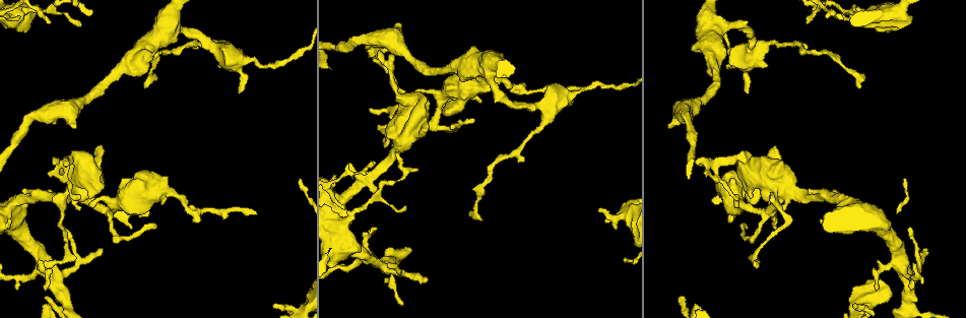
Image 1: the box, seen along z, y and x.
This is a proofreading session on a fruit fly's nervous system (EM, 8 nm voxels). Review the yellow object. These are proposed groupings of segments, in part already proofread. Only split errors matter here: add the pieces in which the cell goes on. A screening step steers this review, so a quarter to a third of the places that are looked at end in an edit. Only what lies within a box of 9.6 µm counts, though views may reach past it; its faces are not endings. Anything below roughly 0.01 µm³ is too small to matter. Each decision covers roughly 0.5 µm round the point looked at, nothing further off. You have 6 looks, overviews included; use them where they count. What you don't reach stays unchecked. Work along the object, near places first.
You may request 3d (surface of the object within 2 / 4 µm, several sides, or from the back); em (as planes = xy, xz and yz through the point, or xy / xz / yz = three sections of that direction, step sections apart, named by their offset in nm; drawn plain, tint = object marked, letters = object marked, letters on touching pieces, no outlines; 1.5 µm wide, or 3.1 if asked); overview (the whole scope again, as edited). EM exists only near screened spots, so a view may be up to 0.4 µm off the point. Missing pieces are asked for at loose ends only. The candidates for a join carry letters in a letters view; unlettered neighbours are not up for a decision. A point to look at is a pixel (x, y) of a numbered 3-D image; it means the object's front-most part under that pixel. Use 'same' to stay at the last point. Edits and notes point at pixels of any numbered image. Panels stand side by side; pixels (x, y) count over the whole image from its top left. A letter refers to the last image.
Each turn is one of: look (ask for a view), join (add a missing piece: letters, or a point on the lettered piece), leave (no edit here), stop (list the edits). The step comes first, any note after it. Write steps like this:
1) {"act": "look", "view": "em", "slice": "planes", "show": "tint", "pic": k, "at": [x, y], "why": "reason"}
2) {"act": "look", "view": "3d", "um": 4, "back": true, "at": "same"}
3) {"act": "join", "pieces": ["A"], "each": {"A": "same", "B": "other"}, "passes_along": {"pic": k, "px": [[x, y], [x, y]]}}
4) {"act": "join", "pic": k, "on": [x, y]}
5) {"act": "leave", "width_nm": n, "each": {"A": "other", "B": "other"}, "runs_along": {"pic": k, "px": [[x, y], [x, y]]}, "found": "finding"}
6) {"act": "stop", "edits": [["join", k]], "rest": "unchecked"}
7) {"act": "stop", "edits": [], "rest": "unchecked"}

{"act": "look", "view": "em", "um": 3.1, "slice": "planes", "show": "letters", "pic": 1, "at": [147, 49], "why": "thick end"}

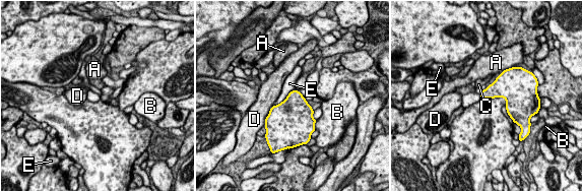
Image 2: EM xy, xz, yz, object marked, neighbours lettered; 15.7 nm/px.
{"act": "leave", "each": {"A": "other", "B": "other", "C": "other", "D": "other", "E": "other"}, "border": {"pic": 2, "px": [[293, 89], [282, 101], [273, 106]]}, "found": "no lettered piece goes on from it"}

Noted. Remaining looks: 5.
{"act": "look", "view": "em", "slice": "planes", "show": "letters", "pic": 1, "at": [144, 88], "why": "an open end"}

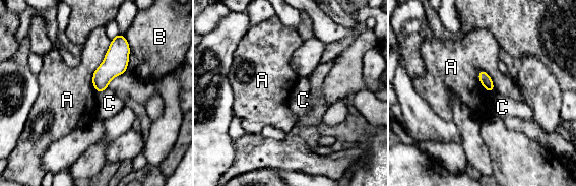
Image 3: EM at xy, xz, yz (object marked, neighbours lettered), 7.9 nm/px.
{"act": "leave", "each": {"A": "other", "B": "other", "C": "other"}, "found": "no lettered piece goes on from it"}

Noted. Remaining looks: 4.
{"act": "look", "view": "3d", "um": 2, "pic": 1, "at": [273, 306], "why": "an open end"}

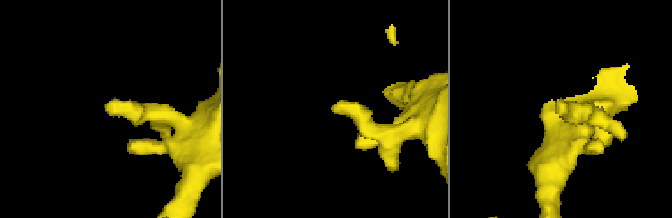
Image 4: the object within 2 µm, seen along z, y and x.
{"act": "look", "view": "em", "slice": "xy", "step": 8, "show": "letters", "pic": 4, "at": [567, 106], "why": "now the EM"}

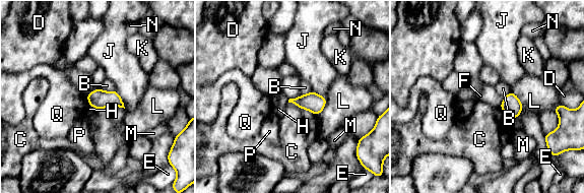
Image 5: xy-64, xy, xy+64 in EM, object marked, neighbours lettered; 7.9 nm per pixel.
{"act": "leave", "each": {"B": "other", "C": "other", "D": "other", "E": "other", "F": "other", "H": "other", "J": "other", "K": "other", "L": "other", "M": "other", "N": "other", "P": "other", "Q": "other"}, "border": {"pic": 5, "px": [[302, 93], [288, 100]]}, "found": "no lettered piece goes on from it"}

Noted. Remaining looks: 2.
{"act": "stop", "edits": [], "rest": "unchecked"}

